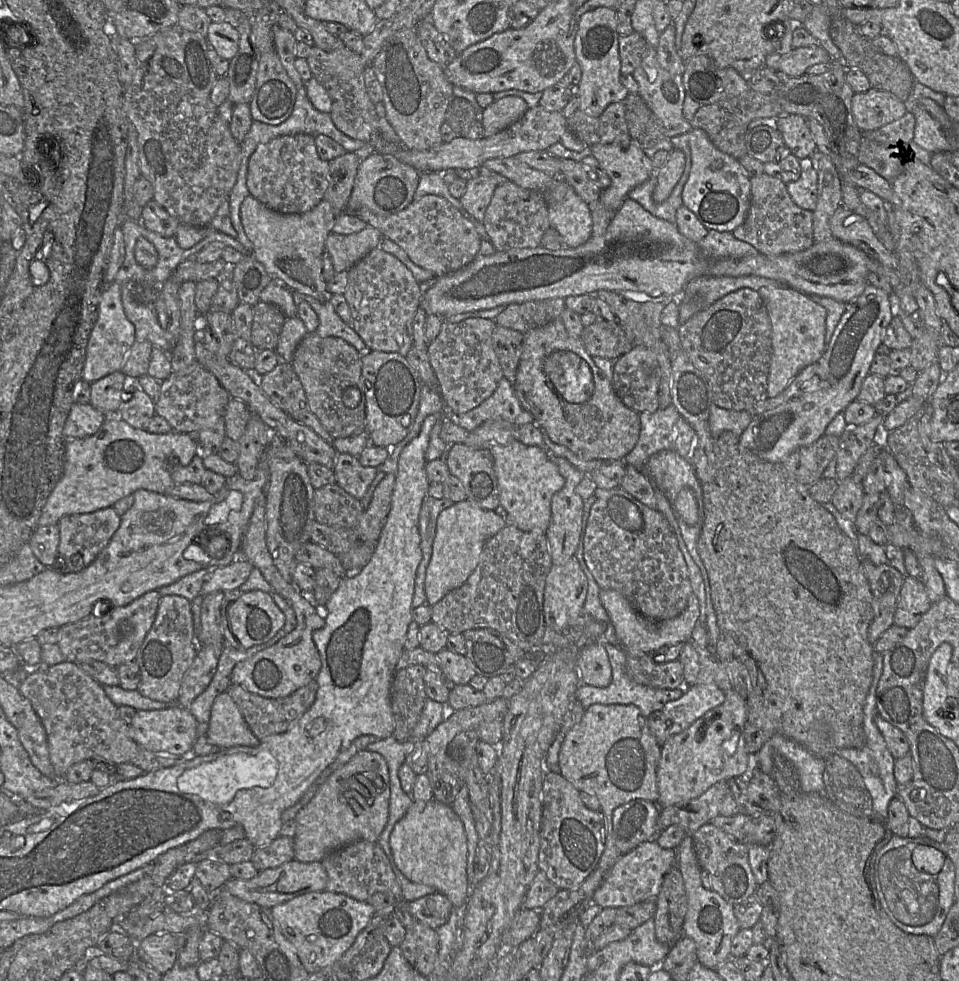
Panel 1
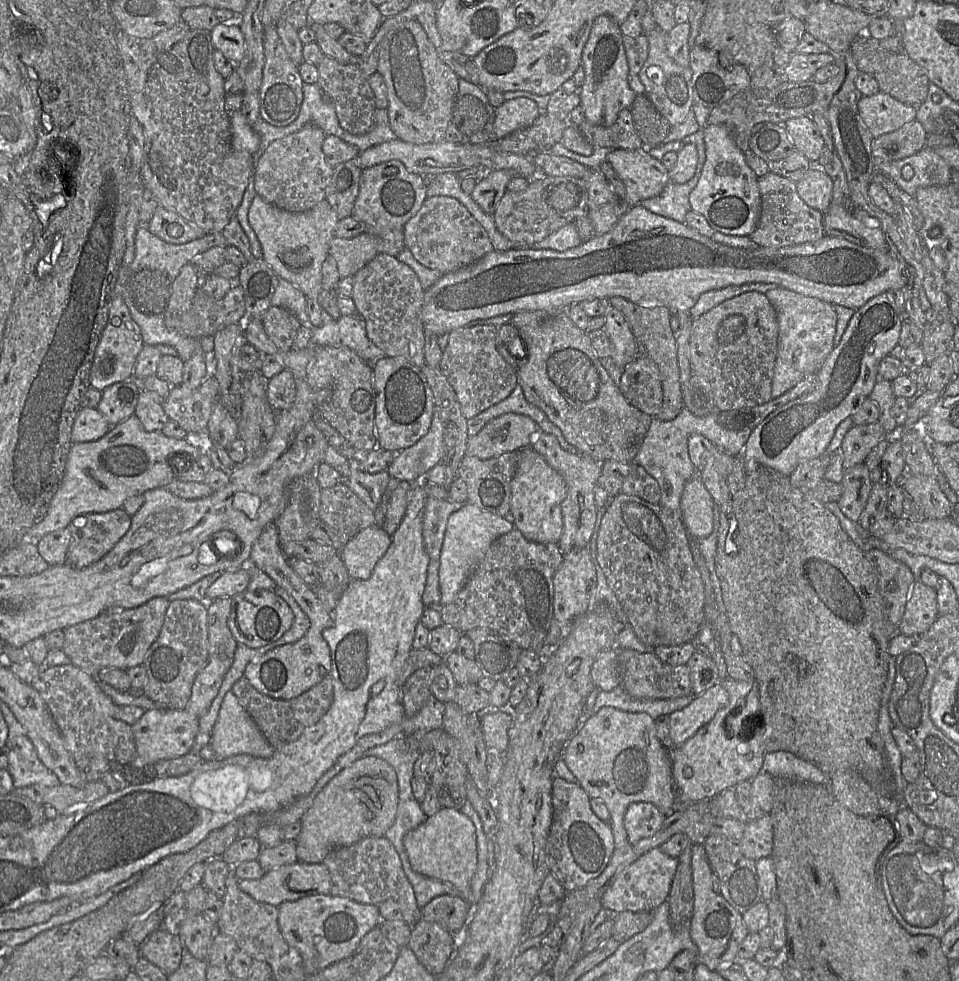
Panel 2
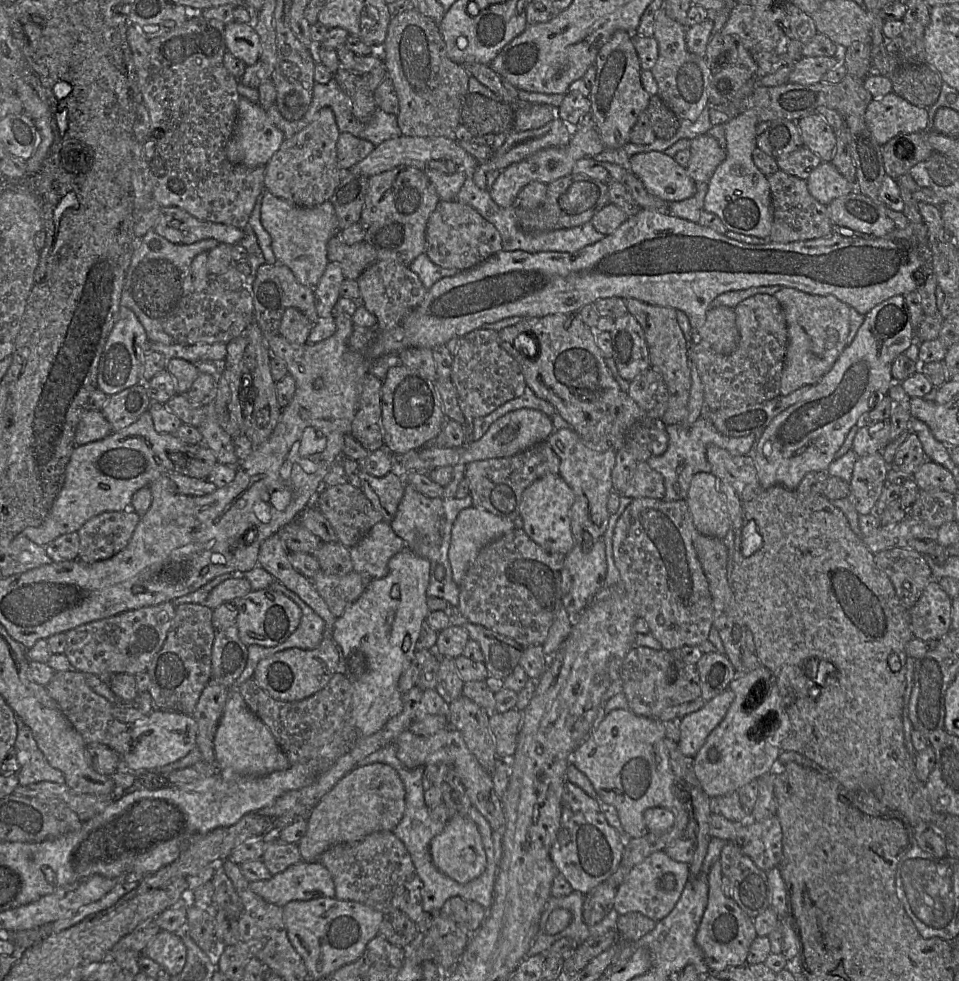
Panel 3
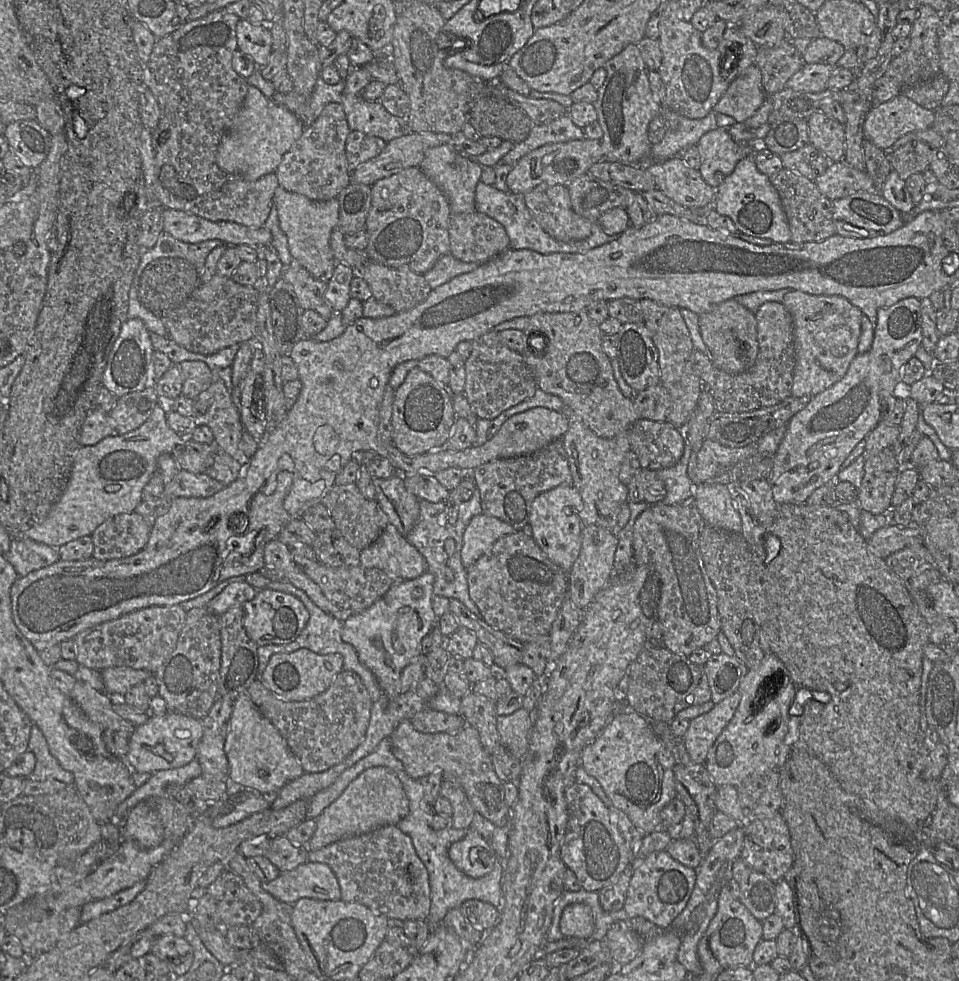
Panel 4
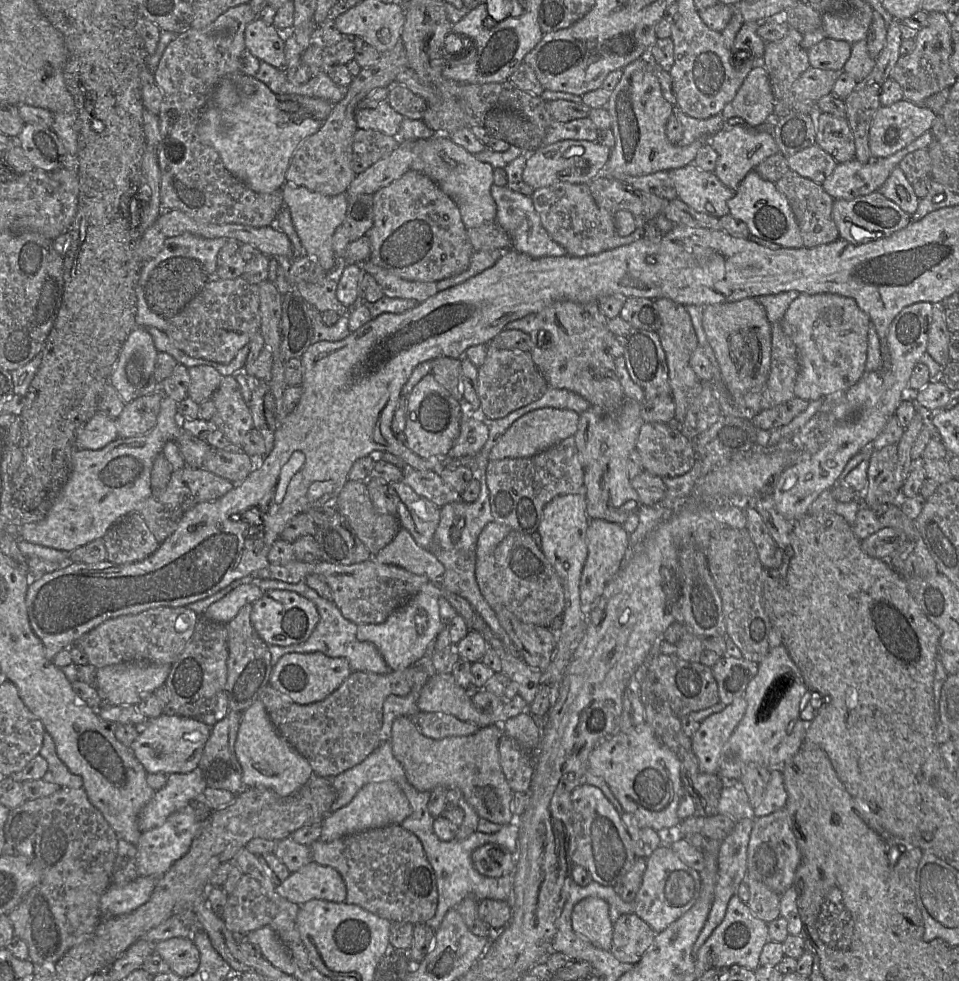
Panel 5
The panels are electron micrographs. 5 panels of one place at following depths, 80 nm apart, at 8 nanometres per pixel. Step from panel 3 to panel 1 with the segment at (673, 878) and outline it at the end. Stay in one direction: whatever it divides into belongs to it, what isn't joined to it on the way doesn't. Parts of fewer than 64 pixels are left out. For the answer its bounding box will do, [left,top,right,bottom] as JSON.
[593,840,675,908]

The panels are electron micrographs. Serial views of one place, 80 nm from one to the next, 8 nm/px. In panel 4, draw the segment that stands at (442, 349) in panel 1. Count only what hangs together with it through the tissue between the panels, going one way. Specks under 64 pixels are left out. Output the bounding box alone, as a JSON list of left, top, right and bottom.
[463,331,538,419]

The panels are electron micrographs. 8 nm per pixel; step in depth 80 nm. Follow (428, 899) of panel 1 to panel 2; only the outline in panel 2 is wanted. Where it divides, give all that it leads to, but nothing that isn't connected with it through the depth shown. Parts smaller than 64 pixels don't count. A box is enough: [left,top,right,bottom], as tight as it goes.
[421,895,470,933]

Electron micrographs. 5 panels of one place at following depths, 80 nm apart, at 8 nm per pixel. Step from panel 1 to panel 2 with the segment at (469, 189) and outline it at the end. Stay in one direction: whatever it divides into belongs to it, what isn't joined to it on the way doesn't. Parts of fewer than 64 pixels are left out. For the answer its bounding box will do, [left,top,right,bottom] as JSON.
[470,170,517,214]

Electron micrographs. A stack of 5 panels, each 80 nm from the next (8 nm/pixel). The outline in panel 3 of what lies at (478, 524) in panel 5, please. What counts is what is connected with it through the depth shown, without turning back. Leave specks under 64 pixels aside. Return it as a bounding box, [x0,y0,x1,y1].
[390,484,472,607]

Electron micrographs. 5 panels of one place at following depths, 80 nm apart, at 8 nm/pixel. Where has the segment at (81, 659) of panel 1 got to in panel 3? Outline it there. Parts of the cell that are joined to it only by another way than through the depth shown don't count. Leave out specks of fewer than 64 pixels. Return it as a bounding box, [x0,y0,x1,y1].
[65,602,175,679]

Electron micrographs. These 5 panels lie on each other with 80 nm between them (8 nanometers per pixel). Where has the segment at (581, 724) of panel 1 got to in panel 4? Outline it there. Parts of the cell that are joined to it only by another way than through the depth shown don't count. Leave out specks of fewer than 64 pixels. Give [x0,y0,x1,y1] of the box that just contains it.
[580,708,676,834]

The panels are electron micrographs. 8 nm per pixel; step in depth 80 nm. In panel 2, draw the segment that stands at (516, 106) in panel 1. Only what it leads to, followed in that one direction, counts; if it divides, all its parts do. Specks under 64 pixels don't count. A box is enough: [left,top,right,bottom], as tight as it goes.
[493,98,544,139]

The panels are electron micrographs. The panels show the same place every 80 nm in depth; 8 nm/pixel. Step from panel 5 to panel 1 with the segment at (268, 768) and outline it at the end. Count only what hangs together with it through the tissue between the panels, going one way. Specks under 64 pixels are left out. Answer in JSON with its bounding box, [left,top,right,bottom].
[206,691,261,749]

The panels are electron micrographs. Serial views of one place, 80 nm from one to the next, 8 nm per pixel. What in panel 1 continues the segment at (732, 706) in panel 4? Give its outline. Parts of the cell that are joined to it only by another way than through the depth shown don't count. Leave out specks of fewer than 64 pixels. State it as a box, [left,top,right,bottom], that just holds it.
[662,684,726,736]

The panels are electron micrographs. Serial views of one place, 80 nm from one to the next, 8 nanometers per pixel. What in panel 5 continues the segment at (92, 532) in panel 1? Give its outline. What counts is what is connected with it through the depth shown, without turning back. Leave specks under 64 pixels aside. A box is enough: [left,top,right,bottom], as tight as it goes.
[102,512,160,564]

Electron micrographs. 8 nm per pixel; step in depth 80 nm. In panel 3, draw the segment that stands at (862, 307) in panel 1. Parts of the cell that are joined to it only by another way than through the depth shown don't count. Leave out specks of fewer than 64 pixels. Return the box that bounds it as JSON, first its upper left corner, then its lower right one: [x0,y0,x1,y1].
[749,295,915,490]

